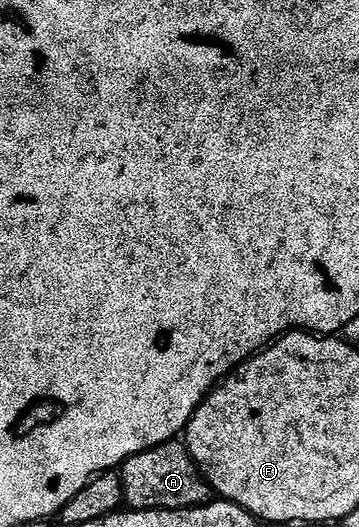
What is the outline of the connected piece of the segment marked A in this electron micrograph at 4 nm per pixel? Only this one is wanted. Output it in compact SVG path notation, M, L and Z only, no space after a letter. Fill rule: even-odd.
M181 441L152 447L125 460L119 474L123 481L124 506L135 511L180 511L183 507L204 507L215 495L188 447Z

